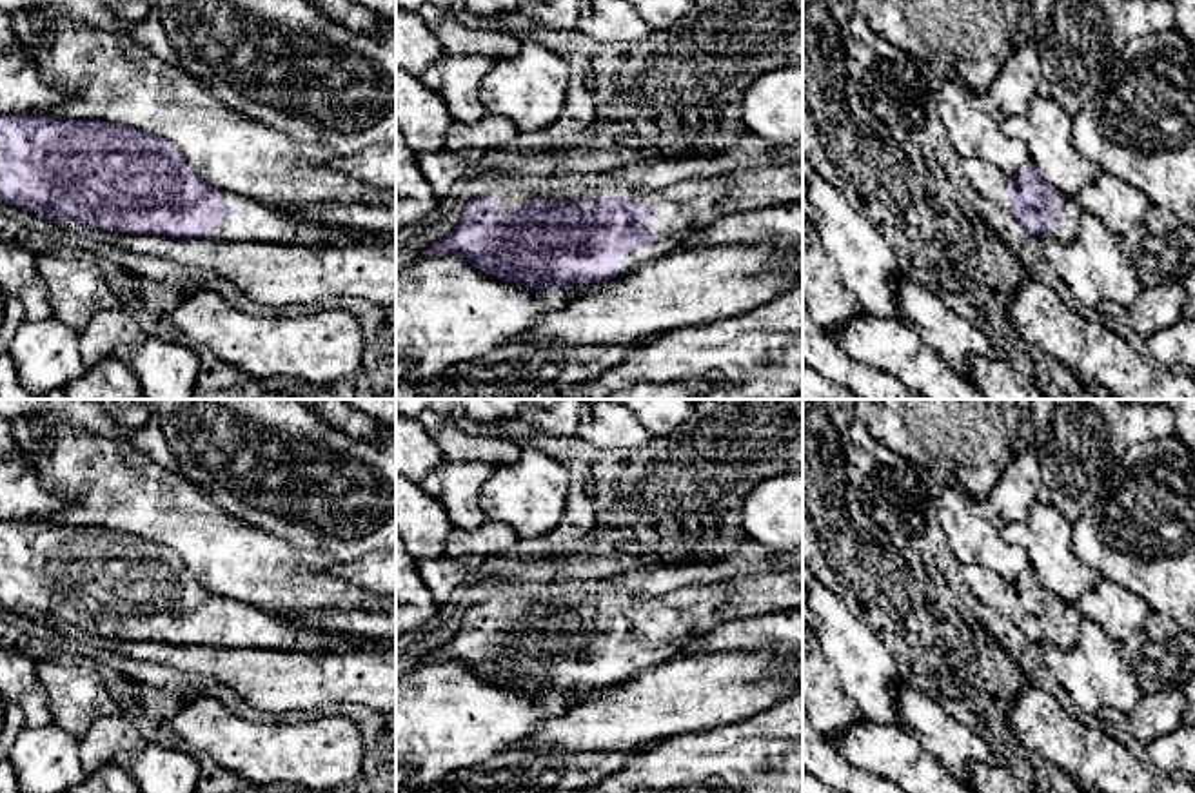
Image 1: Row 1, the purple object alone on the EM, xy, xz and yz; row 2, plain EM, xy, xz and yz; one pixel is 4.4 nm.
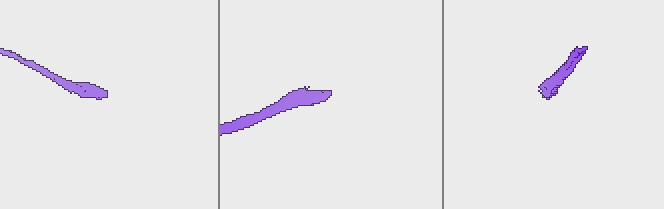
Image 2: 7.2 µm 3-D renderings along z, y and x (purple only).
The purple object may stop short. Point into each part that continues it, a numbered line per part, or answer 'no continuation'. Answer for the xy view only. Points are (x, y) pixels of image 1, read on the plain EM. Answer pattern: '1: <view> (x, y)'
1: xy (251, 626)

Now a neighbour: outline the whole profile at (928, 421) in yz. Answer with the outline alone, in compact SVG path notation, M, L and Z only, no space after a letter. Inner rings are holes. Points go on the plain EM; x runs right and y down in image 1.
M857 399L854 419L903 459L952 472L973 499L988 499L1004 466L1033 436L1030 399Z

